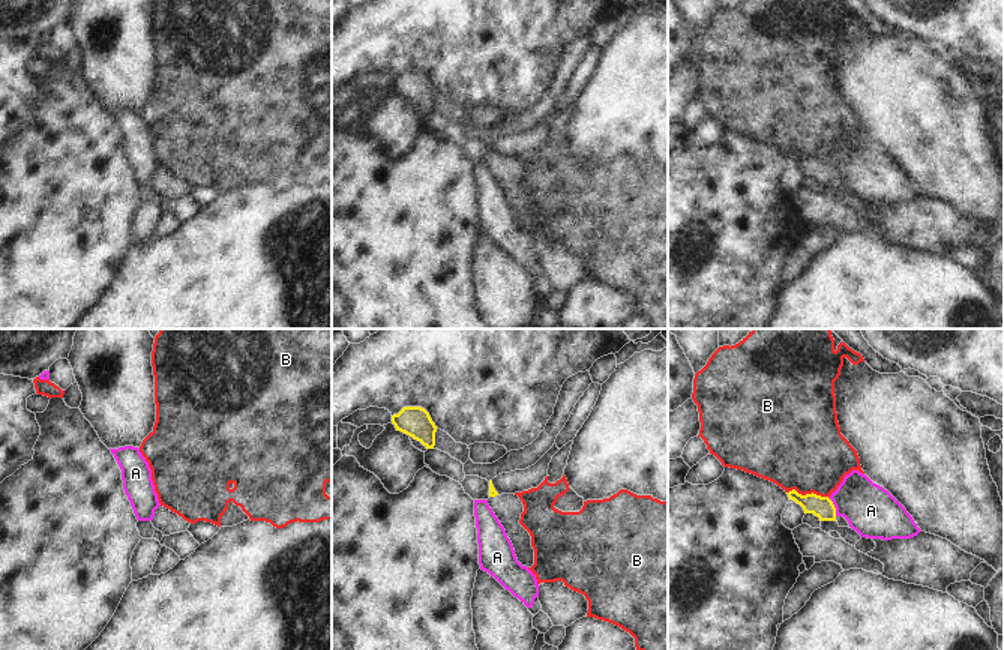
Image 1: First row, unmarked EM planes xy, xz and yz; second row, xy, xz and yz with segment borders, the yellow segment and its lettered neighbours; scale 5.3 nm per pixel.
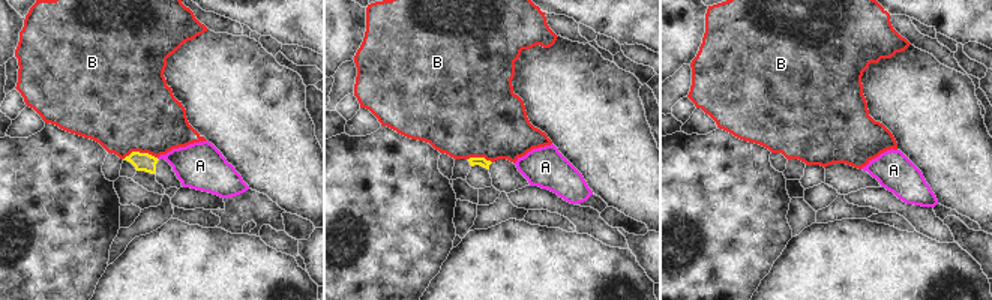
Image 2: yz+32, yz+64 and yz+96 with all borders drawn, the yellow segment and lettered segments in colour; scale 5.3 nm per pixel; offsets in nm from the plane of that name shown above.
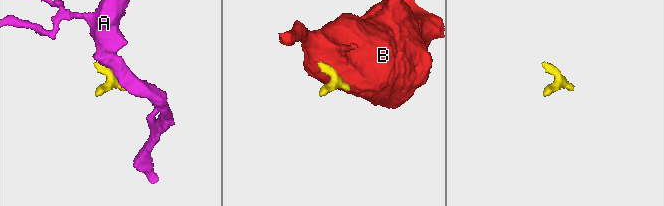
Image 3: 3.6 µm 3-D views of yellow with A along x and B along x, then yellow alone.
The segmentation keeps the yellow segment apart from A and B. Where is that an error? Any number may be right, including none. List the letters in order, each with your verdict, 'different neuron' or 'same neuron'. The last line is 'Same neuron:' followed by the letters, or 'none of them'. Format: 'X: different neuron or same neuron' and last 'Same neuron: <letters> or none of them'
A: different neuron
B: different neuron
Same neuron: none of them

